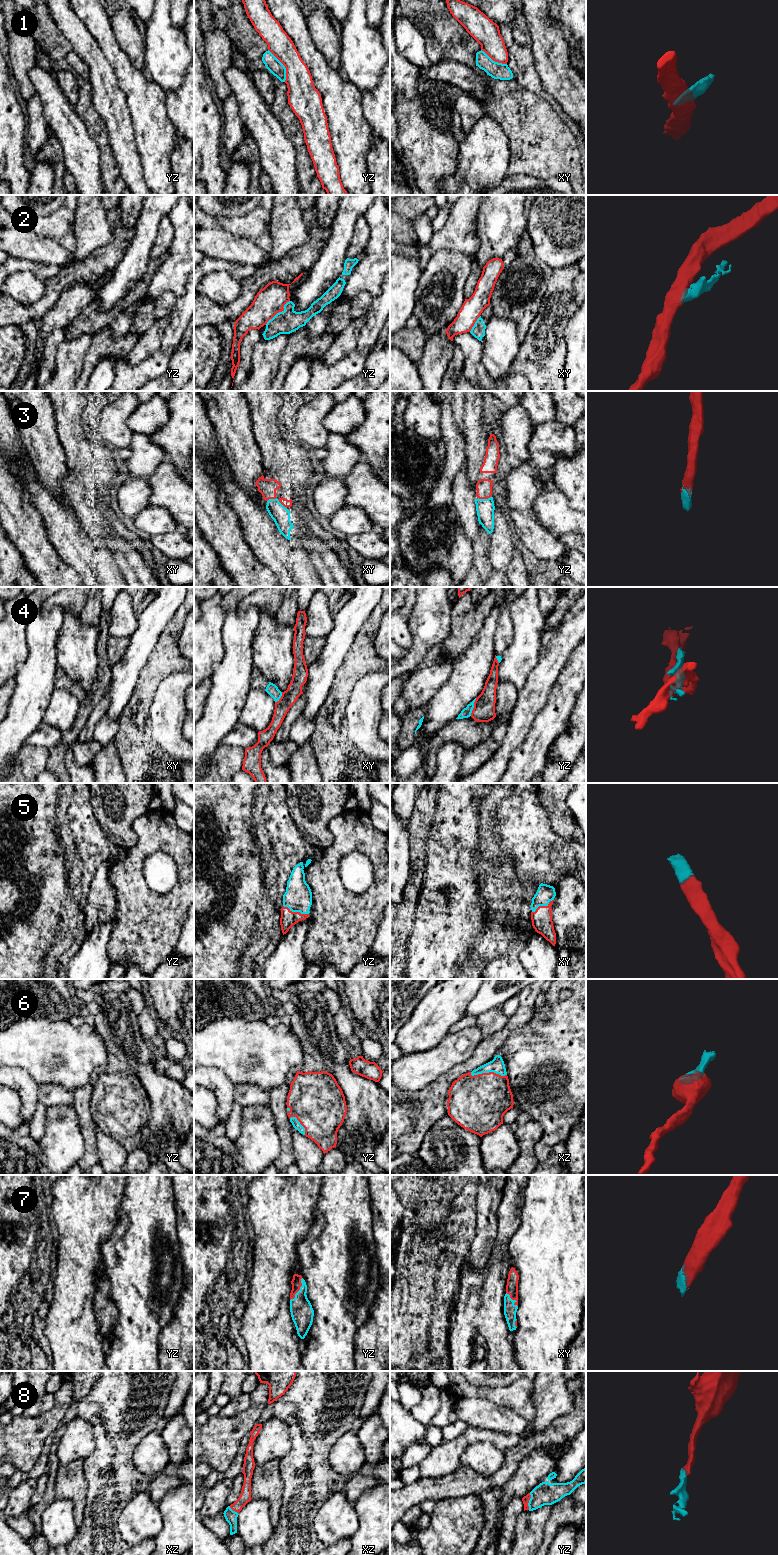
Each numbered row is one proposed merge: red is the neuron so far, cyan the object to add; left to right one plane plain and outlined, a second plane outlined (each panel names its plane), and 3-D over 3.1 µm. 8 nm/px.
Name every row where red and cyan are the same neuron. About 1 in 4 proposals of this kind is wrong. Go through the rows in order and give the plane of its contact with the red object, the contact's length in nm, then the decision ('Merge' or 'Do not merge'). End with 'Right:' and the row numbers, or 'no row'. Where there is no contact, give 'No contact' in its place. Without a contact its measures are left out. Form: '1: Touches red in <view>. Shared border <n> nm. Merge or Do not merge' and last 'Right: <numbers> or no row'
1: Touches red in yz. Shared border 300 nm. Do not merge
2: Touches red in yz. Shared border 280 nm. Do not merge
3: Touches red in xy. Shared border 170 nm. Merge
4: Touches red in yz. Shared border 150 nm. Do not merge
5: Touches red in yz. Shared border 220 nm. Merge
6: Touches red in xz. Shared border 300 nm. Merge
7: Touches red in yz. Shared border 200 nm. Merge
8: Touches red in yz. Shared border 140 nm. Merge
Right: 3, 5, 6, 7, 8

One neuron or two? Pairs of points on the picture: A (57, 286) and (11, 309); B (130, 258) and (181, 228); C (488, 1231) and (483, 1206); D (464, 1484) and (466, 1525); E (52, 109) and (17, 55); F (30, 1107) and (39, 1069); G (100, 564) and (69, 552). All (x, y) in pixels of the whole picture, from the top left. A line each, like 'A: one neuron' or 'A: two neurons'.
A: one neuron
B: two neurons
C: one neuron
D: two neurons
E: two neurons
F: two neurons
G: one neuron

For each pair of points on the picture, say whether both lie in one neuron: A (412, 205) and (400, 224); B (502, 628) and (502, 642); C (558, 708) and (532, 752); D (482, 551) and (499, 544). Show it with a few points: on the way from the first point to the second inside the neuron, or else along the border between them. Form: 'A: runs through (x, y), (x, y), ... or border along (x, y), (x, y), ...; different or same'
A: runs through (407, 210), (400, 219); same
B: runs through (502, 631), (502, 639); same
C: runs through (552, 719), (538, 741); same
D: border along (490, 534), (489, 563), (493, 569); different

